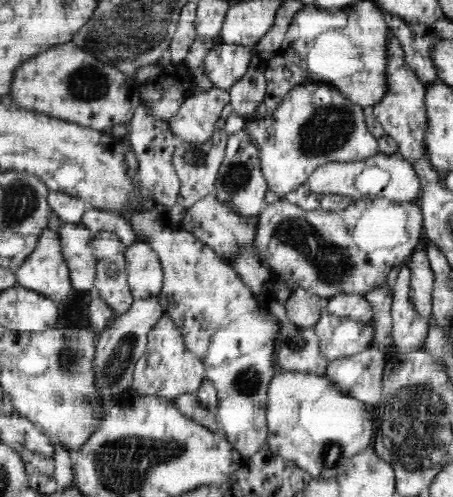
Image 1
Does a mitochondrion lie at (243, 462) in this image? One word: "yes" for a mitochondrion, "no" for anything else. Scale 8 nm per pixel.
no

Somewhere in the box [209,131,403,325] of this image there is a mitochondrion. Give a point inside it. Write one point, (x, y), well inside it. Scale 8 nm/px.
(333, 264)

